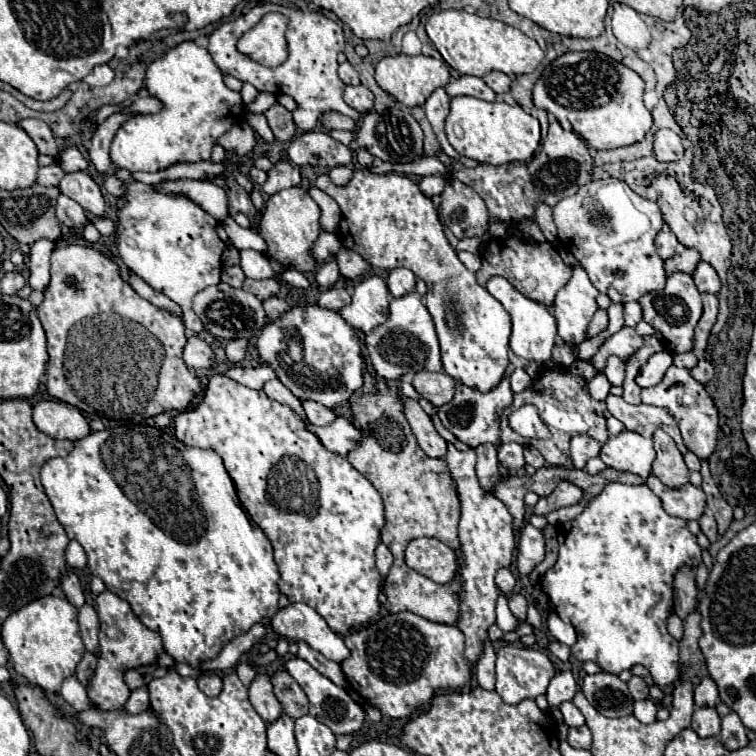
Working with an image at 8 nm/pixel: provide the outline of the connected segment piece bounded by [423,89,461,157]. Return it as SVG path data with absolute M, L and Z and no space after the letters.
M435 89L431 93L431 97L425 101L423 109L425 109L425 115L427 115L431 127L433 127L433 133L437 135L441 149L449 157L461 157L461 155L457 155L457 151L449 145L449 141L445 137L445 117L449 115L449 97L447 97L445 89Z

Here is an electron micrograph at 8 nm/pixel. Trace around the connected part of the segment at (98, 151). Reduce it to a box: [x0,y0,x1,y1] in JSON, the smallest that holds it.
[89,113,139,171]

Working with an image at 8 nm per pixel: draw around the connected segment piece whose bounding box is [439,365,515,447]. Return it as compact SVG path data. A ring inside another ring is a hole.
M509 365L503 381L493 389L493 391L487 391L487 393L479 393L477 389L467 389L465 385L457 385L457 391L455 391L455 397L451 403L443 405L439 409L439 419L441 423L463 443L467 443L469 447L477 447L481 443L493 443L493 445L499 445L499 415L503 413L505 407L511 405L513 401L513 391L509 387L509 381L507 377L511 375L515 367Z

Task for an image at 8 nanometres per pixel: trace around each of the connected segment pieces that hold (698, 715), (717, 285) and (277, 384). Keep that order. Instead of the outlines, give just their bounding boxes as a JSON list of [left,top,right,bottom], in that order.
[[691,707,721,737],[693,261,721,295],[263,379,303,417]]

